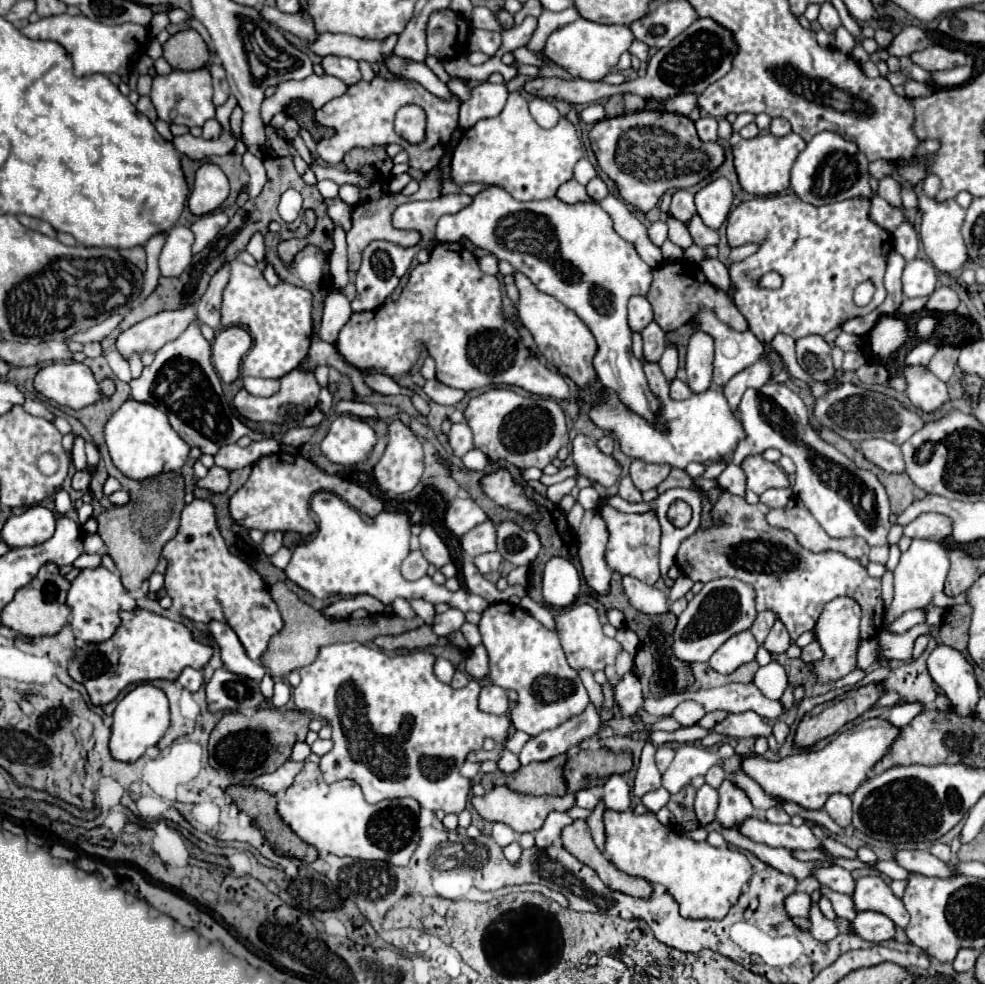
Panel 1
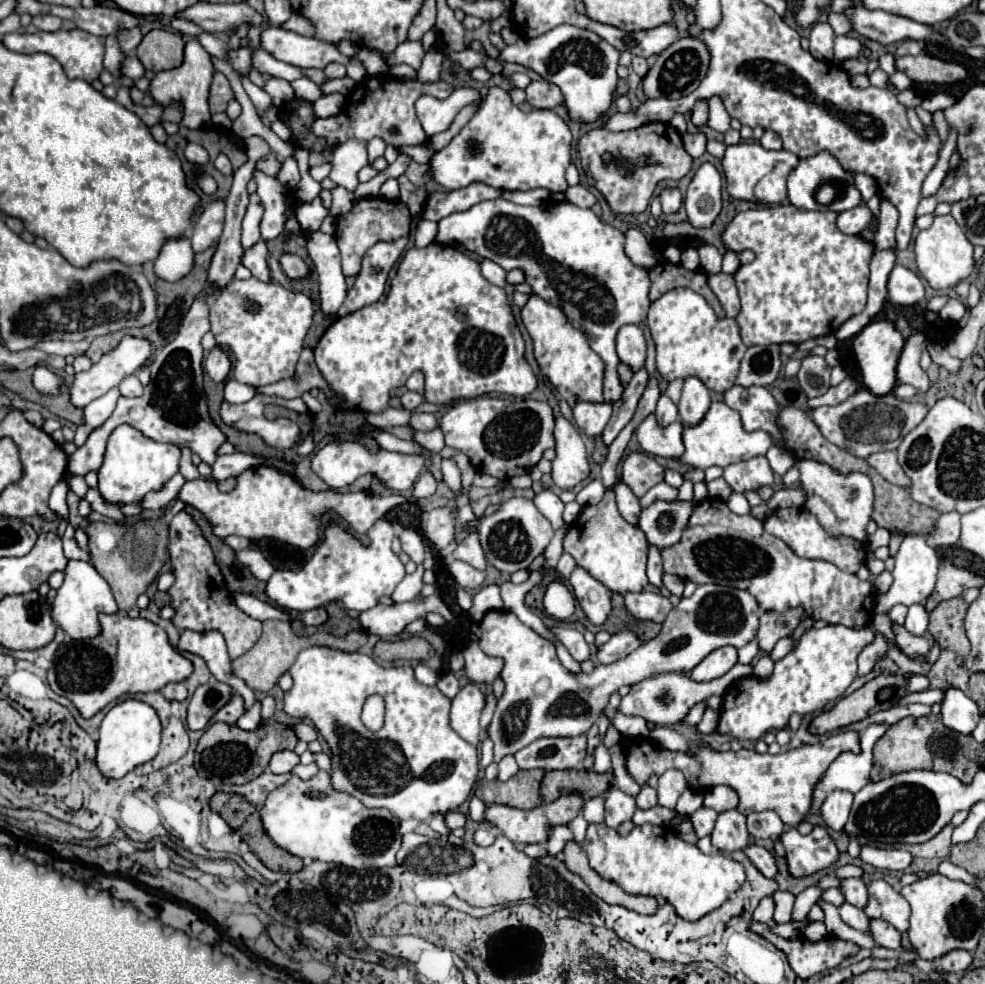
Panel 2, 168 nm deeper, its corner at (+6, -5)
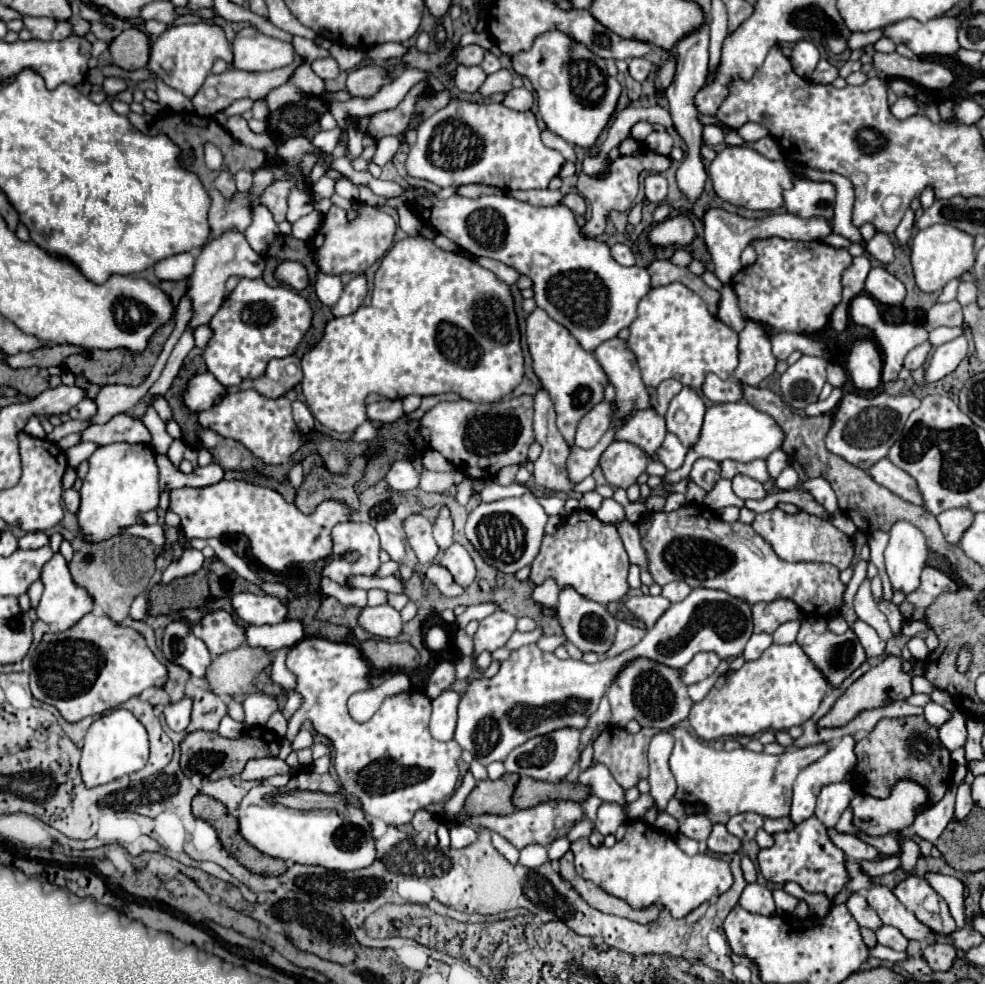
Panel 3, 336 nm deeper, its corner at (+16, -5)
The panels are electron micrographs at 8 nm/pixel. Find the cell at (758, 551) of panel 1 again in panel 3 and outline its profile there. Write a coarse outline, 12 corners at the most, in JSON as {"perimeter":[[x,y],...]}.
{"perimeter":[[704,506],[654,514],[642,546],[664,586],[788,598],[832,618],[832,564],[786,562]]}

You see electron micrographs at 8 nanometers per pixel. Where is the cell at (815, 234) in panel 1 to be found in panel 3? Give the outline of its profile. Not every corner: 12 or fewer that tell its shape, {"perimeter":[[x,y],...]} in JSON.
{"perimeter":[[752,240],[730,282],[744,318],[770,332],[822,330],[850,252]]}

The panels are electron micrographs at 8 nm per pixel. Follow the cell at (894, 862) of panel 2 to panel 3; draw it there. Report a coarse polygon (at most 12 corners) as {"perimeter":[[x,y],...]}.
{"perimeter":[[828,830],[830,840],[854,860],[878,860],[878,850],[852,834]]}

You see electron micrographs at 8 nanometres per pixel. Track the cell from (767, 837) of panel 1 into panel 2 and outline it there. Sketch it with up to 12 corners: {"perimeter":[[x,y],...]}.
{"perimeter":[[824,826],[780,836],[794,878],[828,870],[840,856]]}

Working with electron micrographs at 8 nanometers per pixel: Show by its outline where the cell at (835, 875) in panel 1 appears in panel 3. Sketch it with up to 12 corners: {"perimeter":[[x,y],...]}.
{"perimeter":[[852,892],[846,908],[860,926],[882,926],[862,894]]}

